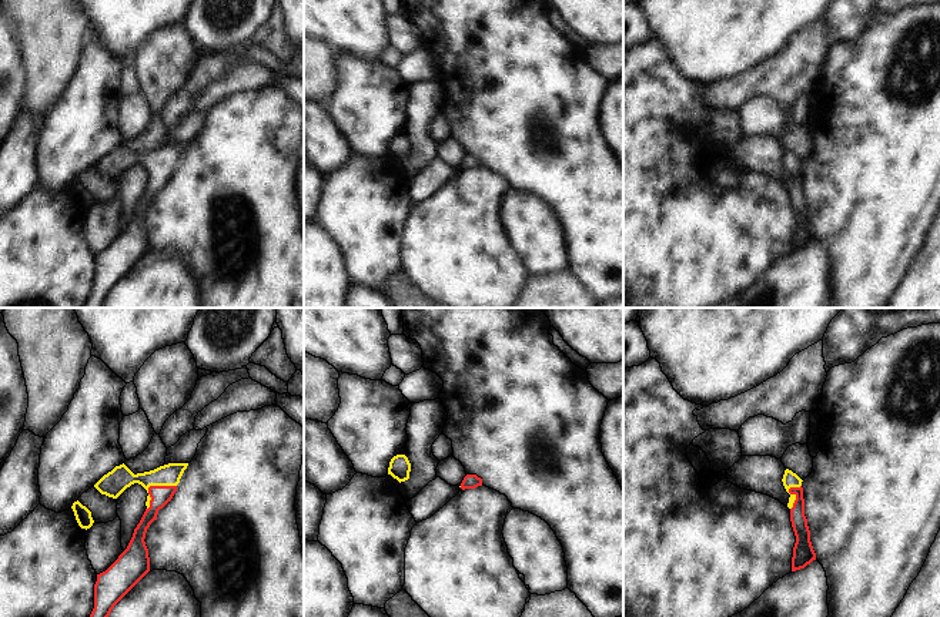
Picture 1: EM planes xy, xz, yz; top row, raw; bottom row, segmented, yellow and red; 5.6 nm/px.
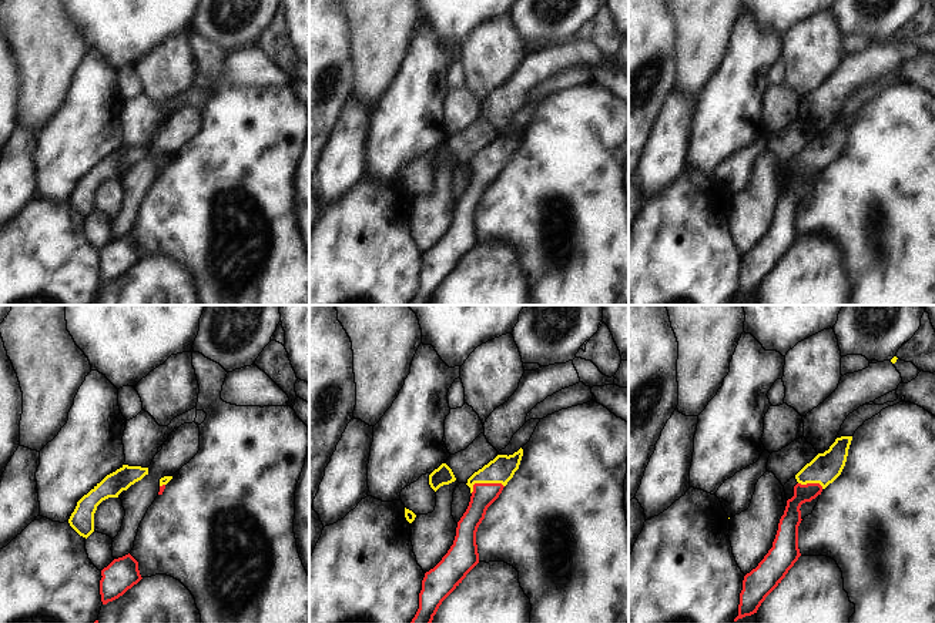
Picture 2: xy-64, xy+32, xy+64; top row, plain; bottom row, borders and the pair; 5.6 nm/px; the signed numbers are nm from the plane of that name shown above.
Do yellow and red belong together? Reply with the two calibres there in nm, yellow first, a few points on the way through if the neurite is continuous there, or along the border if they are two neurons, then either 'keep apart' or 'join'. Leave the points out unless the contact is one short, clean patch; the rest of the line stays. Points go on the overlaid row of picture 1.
140 nm thick on the yellow side, 110 nm on the other; runs through xy (113, 483), (146, 479), (151, 485), (160, 496); join

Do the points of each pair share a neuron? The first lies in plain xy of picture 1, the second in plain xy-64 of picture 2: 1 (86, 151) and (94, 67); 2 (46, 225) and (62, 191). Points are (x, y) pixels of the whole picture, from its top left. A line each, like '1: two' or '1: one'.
1: one
2: two

